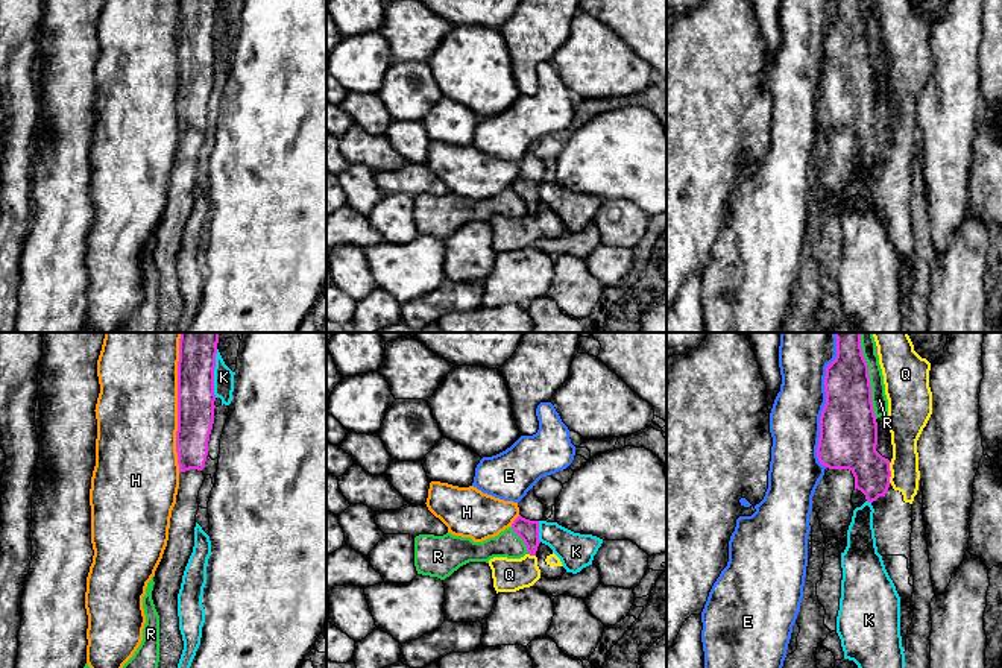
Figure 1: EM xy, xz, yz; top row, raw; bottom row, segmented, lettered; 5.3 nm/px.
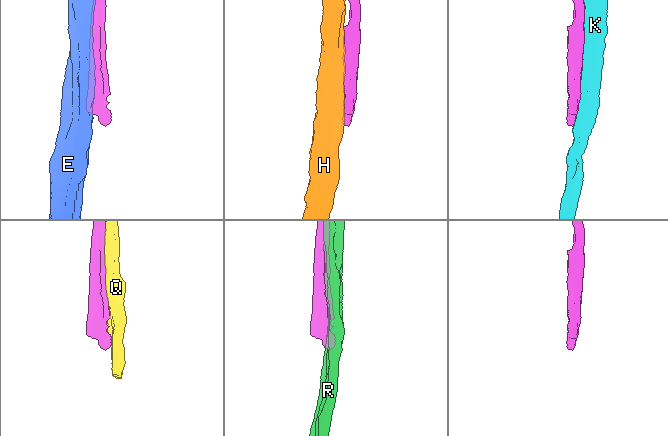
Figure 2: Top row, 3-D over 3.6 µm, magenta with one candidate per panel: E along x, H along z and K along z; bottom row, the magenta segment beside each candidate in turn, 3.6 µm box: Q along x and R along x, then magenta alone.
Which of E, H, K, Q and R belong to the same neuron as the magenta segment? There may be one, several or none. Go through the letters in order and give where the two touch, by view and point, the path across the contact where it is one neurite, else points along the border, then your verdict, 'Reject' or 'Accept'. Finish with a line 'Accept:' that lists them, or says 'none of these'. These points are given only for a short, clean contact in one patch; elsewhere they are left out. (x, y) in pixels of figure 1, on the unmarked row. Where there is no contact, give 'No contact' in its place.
E: Touches magenta at yz (825, 64). Reject
H: Touches magenta at xy (178, 67). Reject
K: Touches magenta at xy (213, 34). Reject
Q: Touches magenta at yz (890, 132). Reject
R: Touches magenta at yz (869, 40). Reject
Accept: none of these

